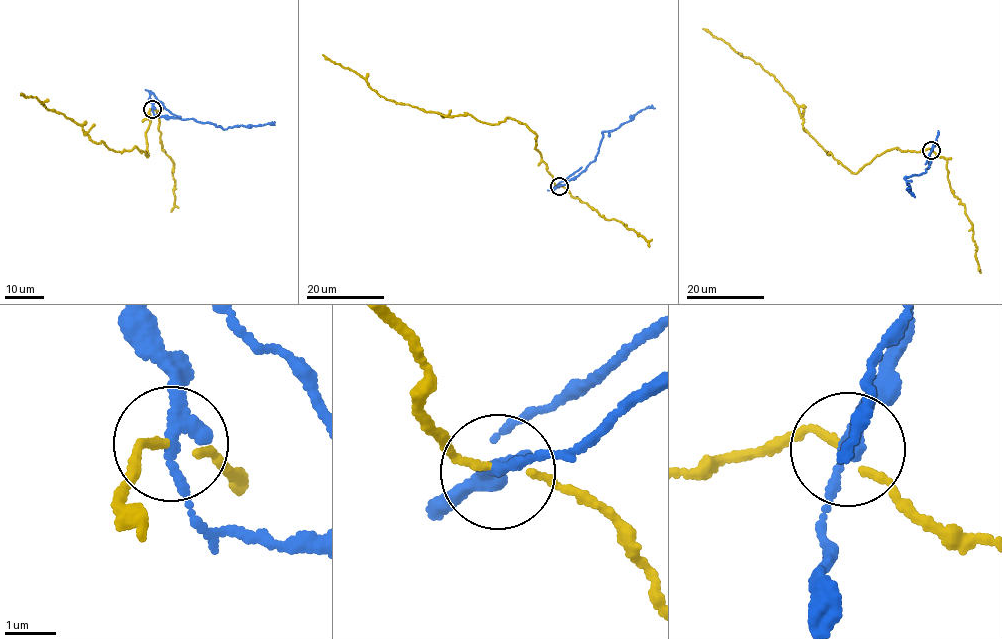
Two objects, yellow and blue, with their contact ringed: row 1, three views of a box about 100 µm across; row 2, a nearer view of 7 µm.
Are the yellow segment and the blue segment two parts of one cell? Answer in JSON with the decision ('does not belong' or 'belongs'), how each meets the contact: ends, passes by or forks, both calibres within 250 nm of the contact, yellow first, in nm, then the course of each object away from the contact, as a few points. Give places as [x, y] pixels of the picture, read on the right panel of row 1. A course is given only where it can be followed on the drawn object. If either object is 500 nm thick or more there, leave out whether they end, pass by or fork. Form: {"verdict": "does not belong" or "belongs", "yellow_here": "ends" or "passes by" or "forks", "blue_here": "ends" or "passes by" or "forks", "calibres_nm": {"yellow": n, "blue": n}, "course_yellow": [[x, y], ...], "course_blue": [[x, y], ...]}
{"verdict": "does not belong", "yellow_here": "passes by", "blue_here": "passes by", "calibres_nm": {"yellow": 100, "blue": 240}, "course_yellow": [[930, 150], [892, 149], [853, 173], [804, 131], [798, 107], [771, 74], [703, 28]], "course_blue": [[932, 150], [931, 163], [925, 172], [905, 179], [911, 189], [908, 191], [915, 197]]}

